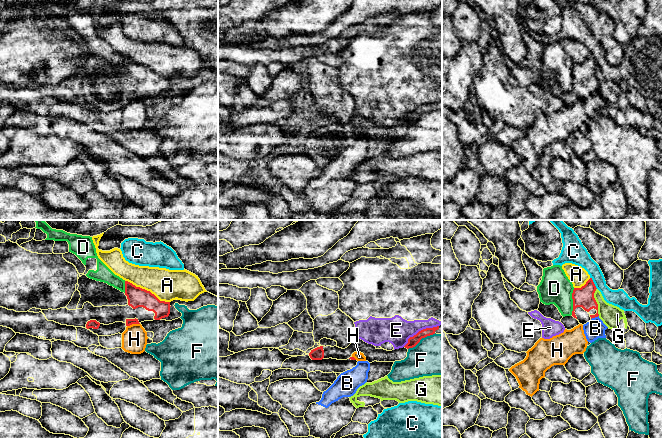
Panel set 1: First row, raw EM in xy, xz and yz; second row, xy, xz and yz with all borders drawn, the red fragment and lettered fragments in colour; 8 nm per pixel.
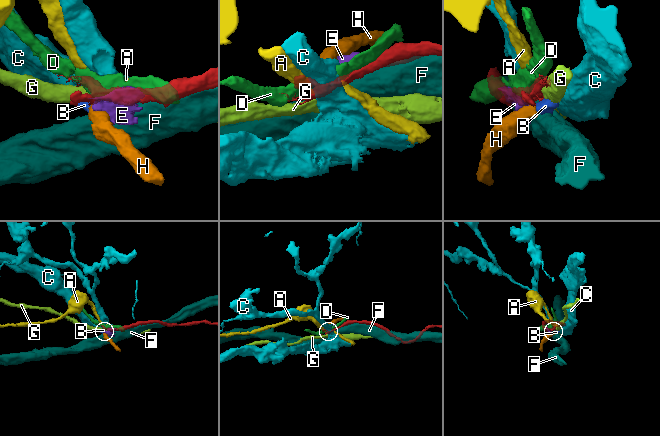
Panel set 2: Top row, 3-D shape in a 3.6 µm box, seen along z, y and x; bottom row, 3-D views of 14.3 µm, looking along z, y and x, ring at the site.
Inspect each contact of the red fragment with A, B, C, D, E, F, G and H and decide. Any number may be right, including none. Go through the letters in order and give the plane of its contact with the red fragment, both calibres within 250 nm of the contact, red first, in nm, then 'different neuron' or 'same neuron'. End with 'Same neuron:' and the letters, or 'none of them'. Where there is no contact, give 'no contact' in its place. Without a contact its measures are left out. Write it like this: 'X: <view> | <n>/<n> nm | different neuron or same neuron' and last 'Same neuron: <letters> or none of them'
A: xy | 160/260 nm | different neuron
B: yz | 160/160 nm | different neuron
C: yz | 160/150 nm | different neuron
D: yz | 160/260 nm | different neuron
E: xz | 80/220 nm | different neuron
F: xz | 80/340 nm | different neuron
G: yz | 160/160 nm | different neuron
H: xy | 50/200 nm | different neuron
Same neuron: none of them

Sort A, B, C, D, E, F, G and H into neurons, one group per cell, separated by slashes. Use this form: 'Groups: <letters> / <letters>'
Groups: A / B H / C / D / E / F / G

